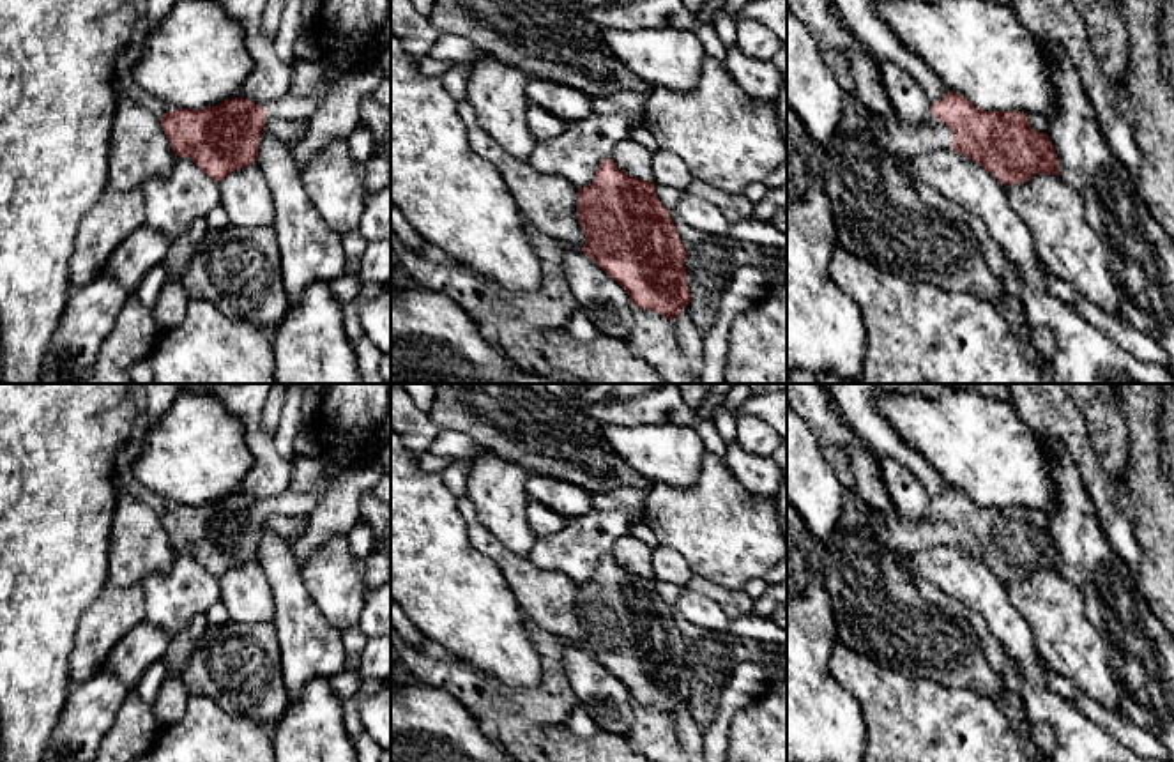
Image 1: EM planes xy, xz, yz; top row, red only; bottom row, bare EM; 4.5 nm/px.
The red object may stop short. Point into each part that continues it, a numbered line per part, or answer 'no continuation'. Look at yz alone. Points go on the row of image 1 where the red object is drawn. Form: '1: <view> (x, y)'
1: yz (899, 137)

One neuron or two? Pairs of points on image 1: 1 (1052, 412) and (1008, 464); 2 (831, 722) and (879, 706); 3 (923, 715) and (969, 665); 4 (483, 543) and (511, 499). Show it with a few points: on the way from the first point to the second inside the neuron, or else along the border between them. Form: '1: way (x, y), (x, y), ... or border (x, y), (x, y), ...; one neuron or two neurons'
1: border (1010, 402), (1019, 416), (1036, 432); two neurons
2: border (835, 681), (860, 706), (865, 743); two neurons
3: border (909, 676), (923, 676), (991, 697); two neurons
4: border (478, 520), (511, 550), (526, 556); two neurons

